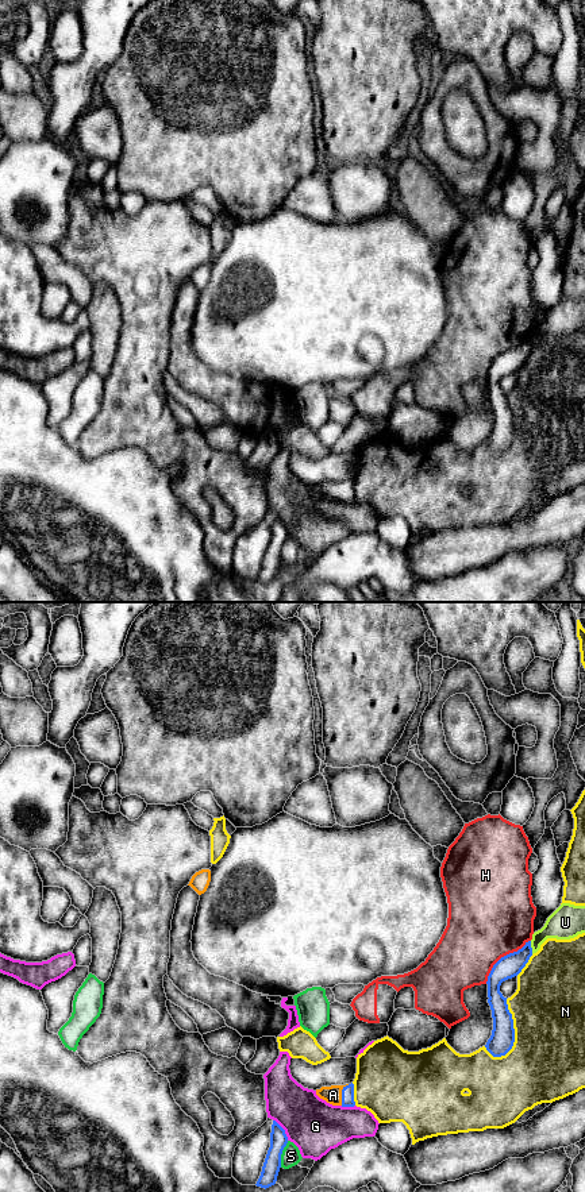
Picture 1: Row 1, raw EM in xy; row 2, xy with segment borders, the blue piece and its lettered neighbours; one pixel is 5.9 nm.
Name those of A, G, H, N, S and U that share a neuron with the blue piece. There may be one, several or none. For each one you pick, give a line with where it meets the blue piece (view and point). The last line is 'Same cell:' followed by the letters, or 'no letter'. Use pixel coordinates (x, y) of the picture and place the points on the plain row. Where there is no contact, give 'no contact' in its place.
A: meets blue in xy at (342, 489)
Same cell: A

